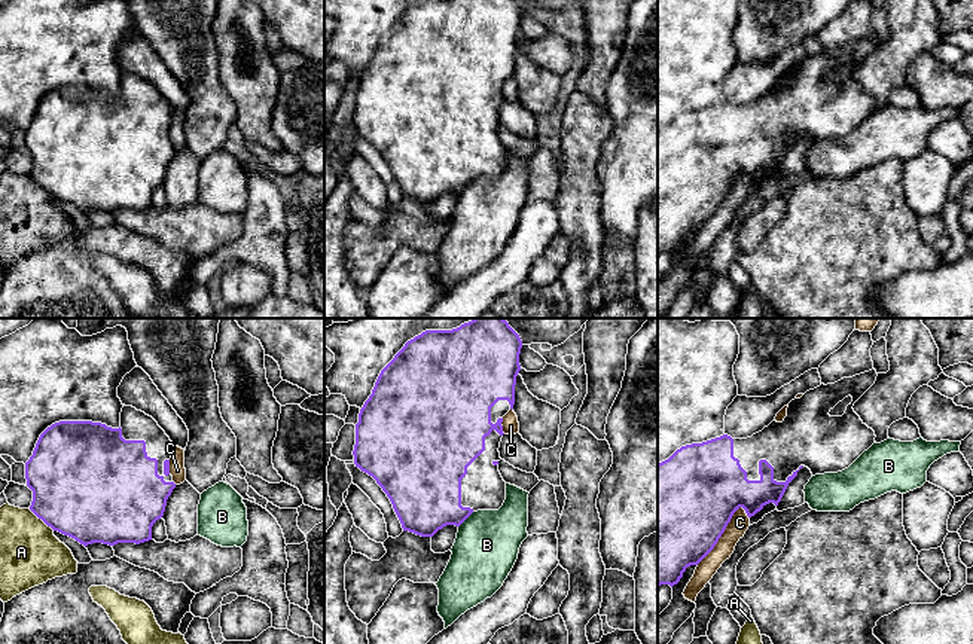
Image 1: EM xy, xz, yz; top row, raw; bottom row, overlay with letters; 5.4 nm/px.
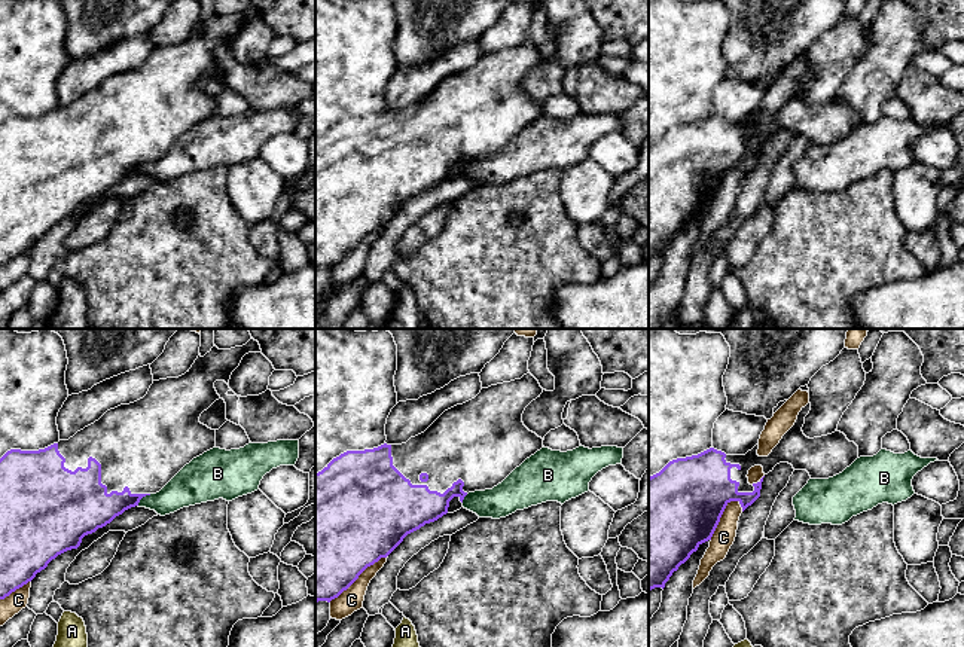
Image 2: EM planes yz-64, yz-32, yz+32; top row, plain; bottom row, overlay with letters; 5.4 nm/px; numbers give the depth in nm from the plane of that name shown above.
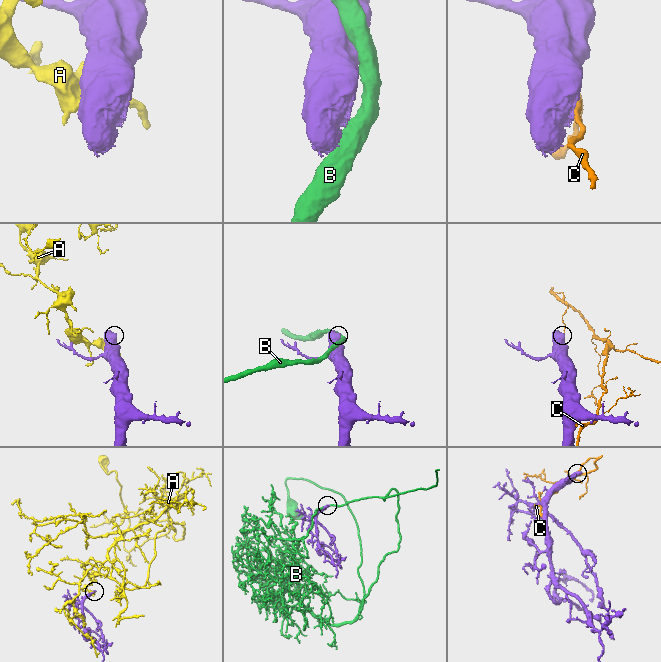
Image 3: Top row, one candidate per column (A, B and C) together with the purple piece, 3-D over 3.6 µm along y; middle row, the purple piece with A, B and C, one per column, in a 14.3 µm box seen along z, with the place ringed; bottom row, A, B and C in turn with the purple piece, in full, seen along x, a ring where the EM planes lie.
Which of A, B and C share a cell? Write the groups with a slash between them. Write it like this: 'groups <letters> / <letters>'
groups A / B / C

